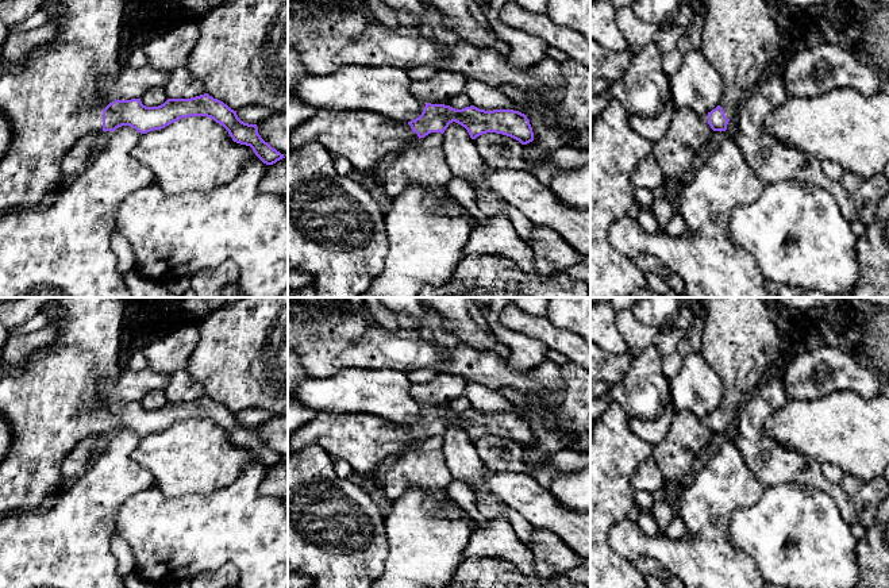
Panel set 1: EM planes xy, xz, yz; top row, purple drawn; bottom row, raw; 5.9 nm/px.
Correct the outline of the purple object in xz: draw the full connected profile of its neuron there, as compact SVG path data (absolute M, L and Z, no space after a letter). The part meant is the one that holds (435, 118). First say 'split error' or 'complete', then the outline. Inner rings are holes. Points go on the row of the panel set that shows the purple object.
split error | M431 103L426 104L419 118L408 123L369 111L316 109L292 131L289 141L292 147L316 143L334 158L346 157L357 174L370 174L388 153L401 151L431 132L443 134L453 122L465 127L472 139L496 132L522 145L534 141L530 120L519 111L485 111L474 105L455 109Z

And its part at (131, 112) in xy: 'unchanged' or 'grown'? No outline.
grown

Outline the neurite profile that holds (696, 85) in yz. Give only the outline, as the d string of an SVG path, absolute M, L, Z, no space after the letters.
M701 50L684 53L680 69L667 80L674 111L685 108L704 118L721 101L724 92L721 76Z

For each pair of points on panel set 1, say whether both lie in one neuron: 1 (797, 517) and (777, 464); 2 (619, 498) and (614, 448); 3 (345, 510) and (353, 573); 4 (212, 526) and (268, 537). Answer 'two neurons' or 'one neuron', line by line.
1: two neurons
2: one neuron
3: one neuron
4: one neuron

